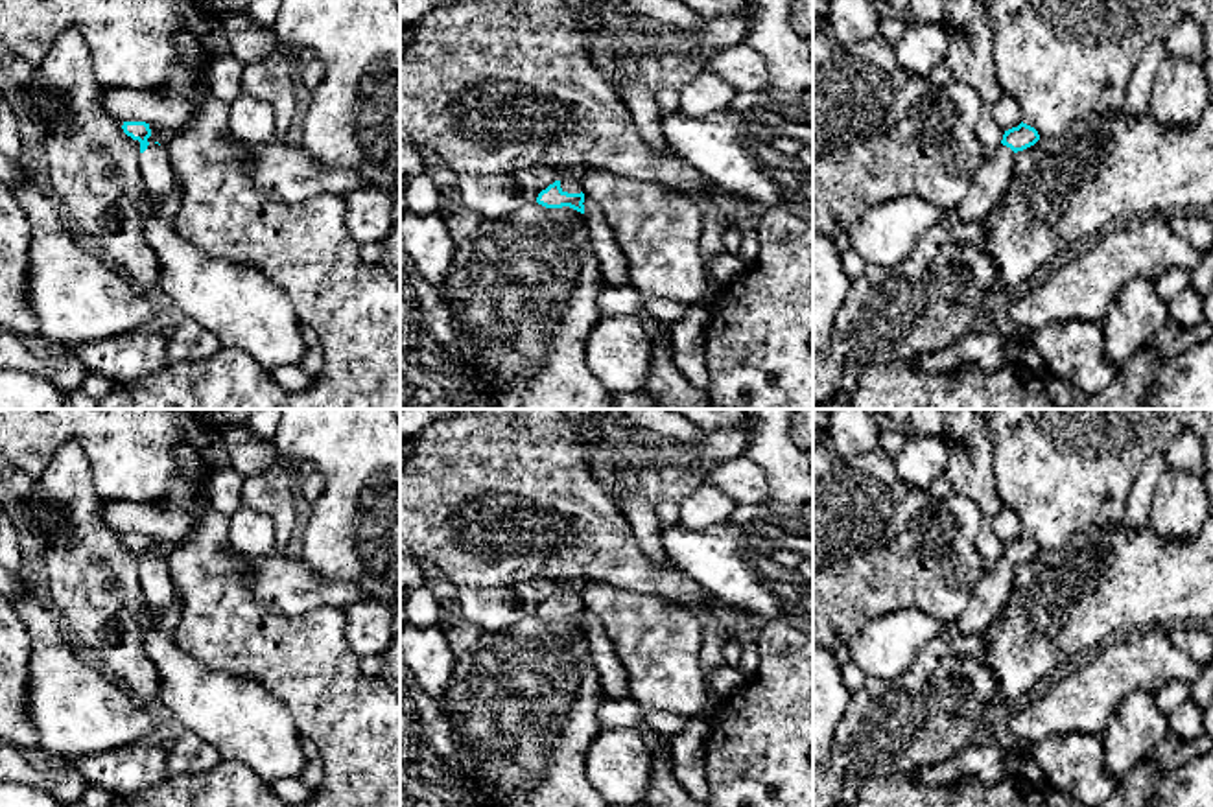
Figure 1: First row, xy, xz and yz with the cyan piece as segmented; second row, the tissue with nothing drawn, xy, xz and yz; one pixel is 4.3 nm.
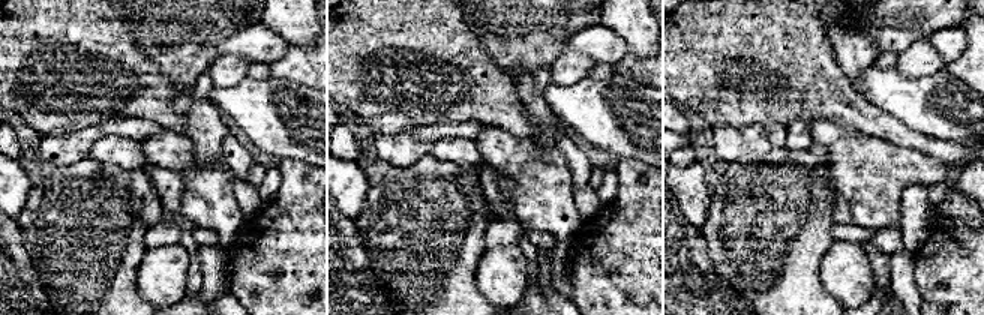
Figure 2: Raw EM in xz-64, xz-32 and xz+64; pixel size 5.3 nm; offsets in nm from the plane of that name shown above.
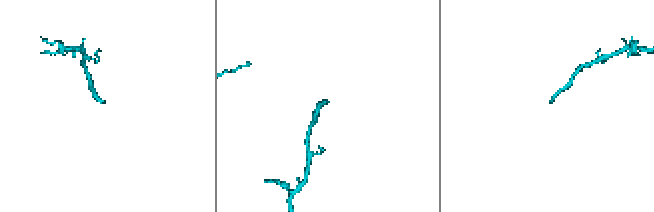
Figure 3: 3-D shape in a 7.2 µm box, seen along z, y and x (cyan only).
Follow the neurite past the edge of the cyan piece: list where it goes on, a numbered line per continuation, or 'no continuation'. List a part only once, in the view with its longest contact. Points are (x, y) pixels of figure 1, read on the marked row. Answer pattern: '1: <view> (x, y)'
1: xz (570, 183)

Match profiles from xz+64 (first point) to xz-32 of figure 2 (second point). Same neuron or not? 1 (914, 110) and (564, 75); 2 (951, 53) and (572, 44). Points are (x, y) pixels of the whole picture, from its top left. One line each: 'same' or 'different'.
1: different
2: same

